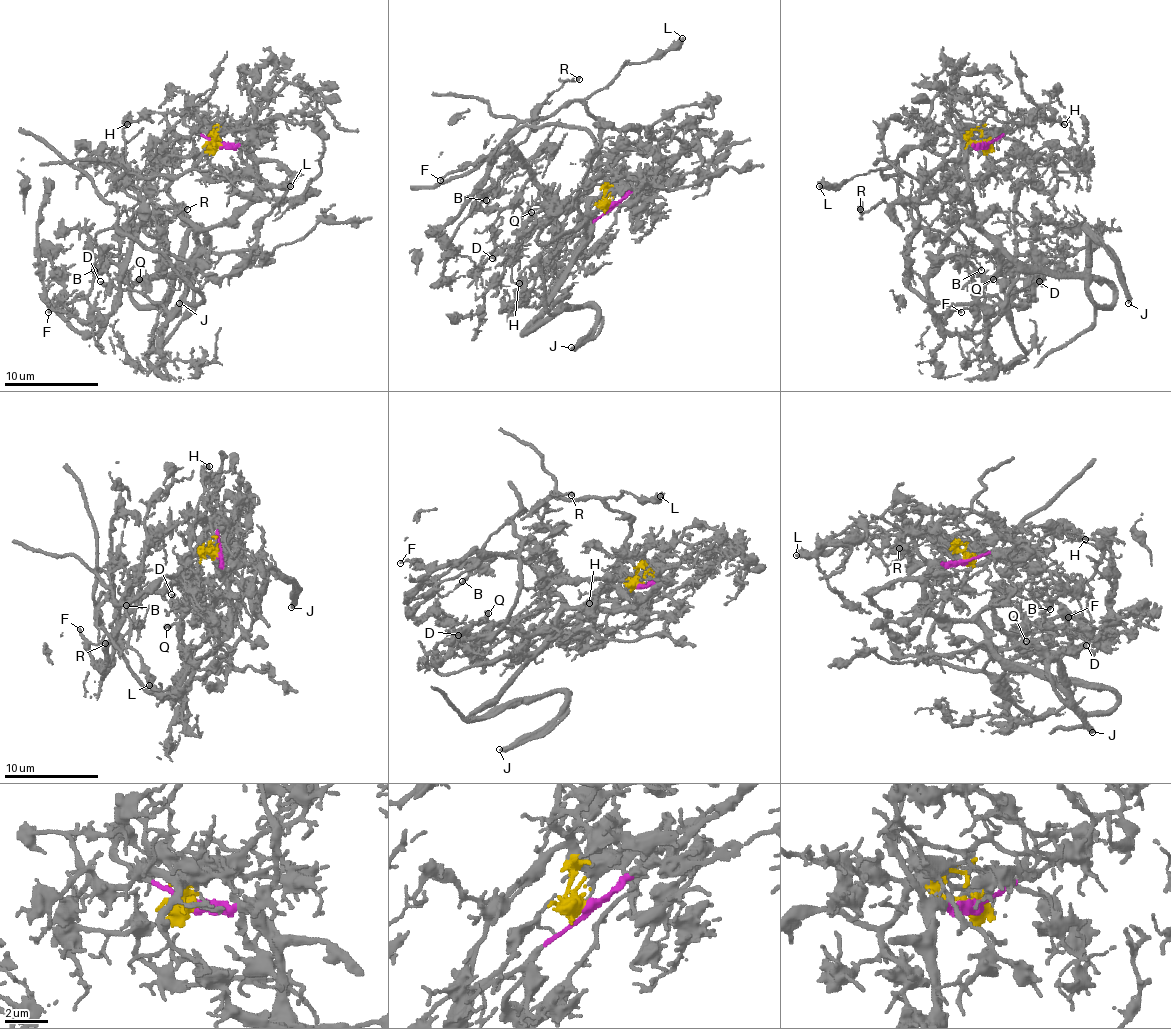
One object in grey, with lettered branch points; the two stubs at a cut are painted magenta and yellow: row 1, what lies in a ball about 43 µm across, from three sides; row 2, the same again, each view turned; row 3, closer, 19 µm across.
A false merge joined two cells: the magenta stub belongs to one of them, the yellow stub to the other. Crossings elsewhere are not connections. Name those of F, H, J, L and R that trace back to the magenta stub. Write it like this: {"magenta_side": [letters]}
{"magenta_side": ["F", "J"]}

